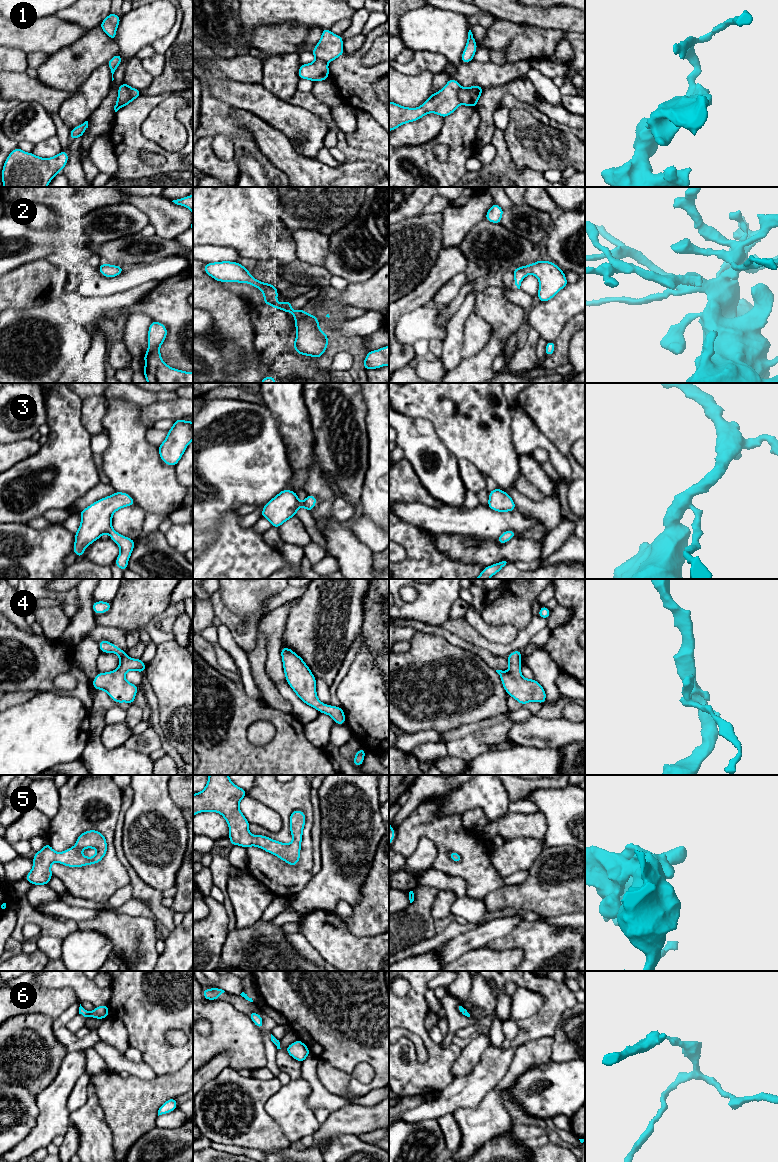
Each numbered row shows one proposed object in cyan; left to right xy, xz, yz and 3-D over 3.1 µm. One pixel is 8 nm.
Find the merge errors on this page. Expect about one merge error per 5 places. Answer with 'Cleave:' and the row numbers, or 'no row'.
Cleave: no row

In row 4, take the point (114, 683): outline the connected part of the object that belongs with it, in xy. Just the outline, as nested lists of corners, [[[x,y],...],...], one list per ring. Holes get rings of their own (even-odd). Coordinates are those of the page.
[[[100,641],[99,648],[102,653],[117,654],[119,656],[119,667],[110,672],[98,672],[92,682],[93,687],[96,690],[104,690],[118,704],[122,702],[133,704],[138,686],[128,682],[125,673],[130,670],[145,672],[146,664],[141,659],[129,658],[125,651],[110,641]]]

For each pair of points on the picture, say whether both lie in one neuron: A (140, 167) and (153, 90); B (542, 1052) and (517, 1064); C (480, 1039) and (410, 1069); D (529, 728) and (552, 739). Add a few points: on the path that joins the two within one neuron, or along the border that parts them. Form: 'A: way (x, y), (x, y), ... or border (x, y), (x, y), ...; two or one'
A: border (168, 93), (142, 95); two
B: way (536, 1052), (528, 1055), (523, 1060); one
C: border (462, 1049), (451, 1070); two
D: way (535, 732), (546, 734); one

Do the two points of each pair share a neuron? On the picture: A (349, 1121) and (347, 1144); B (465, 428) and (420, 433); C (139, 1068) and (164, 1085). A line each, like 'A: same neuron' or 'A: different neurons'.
A: different neurons
B: different neurons
C: different neurons

